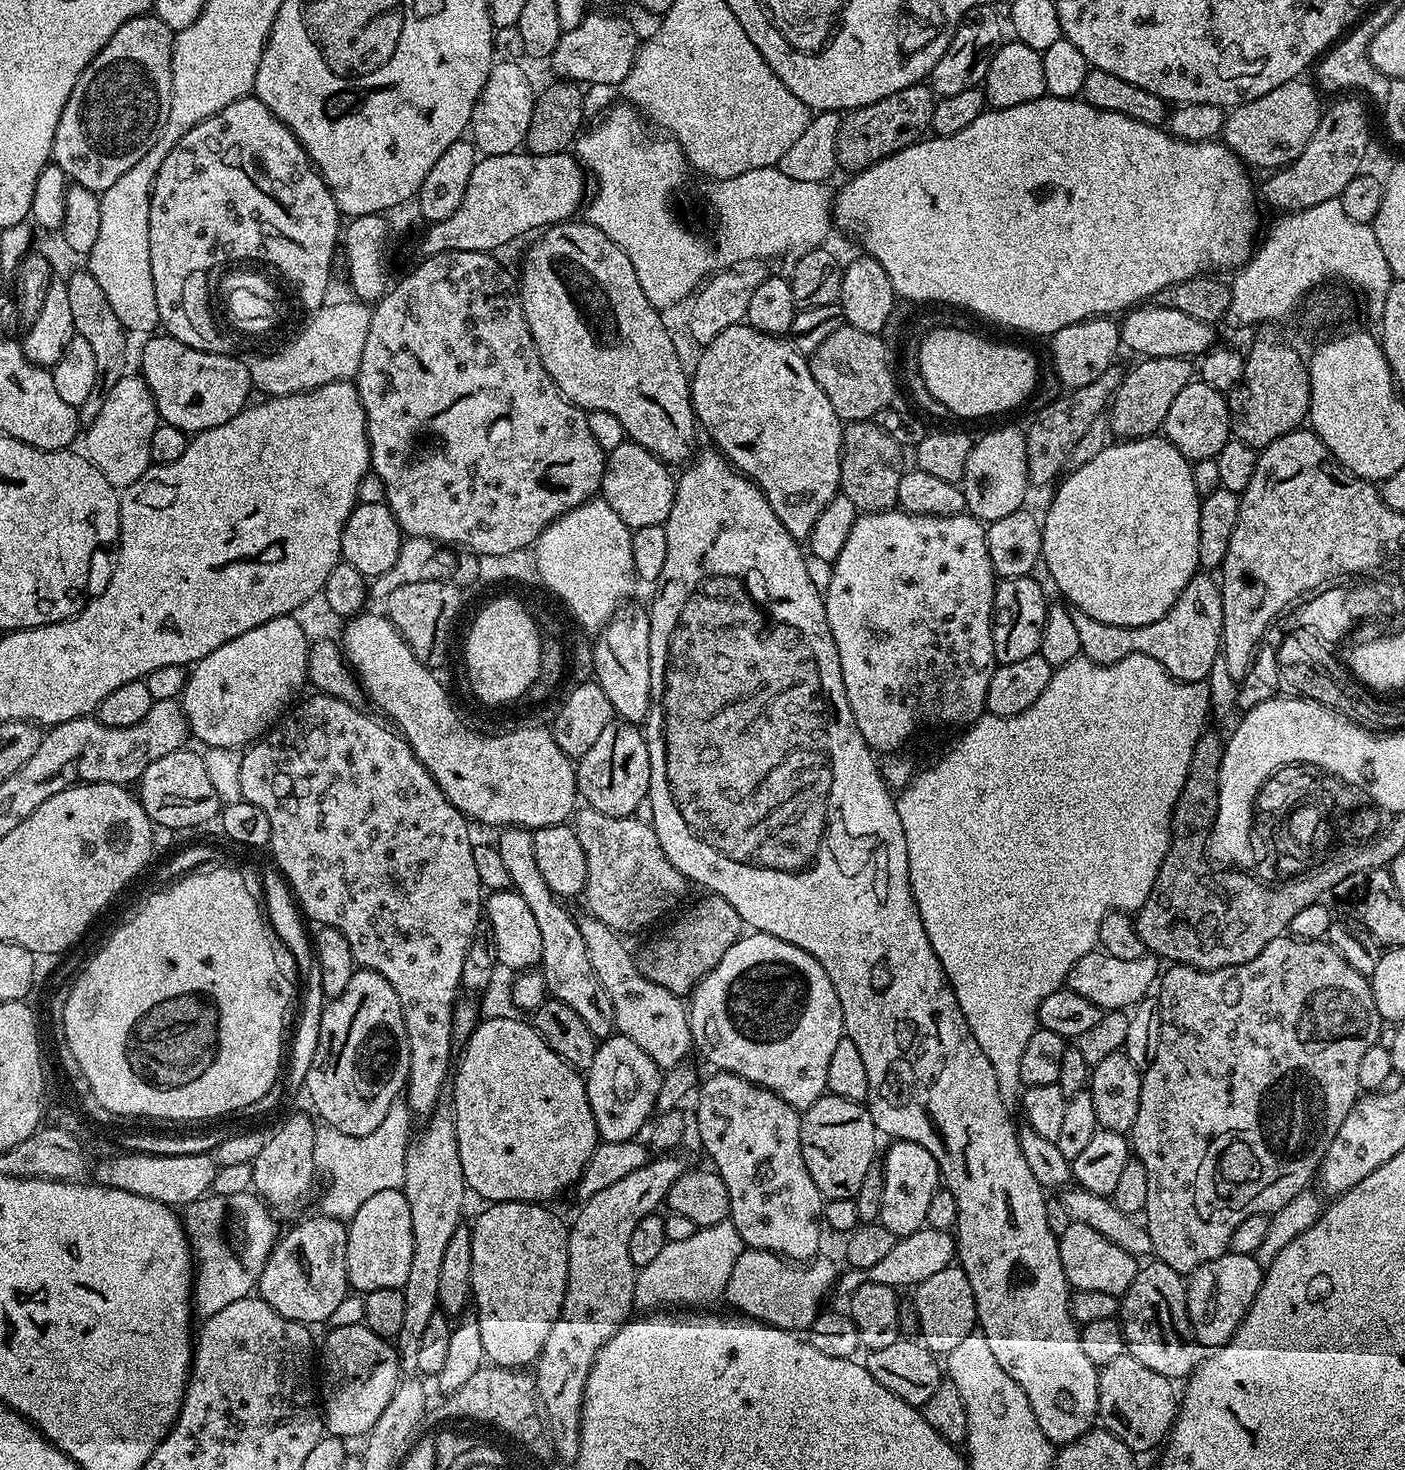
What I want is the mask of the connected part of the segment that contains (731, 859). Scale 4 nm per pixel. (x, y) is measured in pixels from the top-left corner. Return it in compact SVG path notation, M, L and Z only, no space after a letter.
M719 450L711 451L697 451L687 467L681 471L685 472L682 474L679 473L676 482L676 493L674 494L674 506L670 506L670 518L666 518L666 522L663 524L666 530L666 563L662 566L662 574L656 579L654 585L656 593L652 596L652 604L650 603L650 615L648 618L650 622L650 710L648 711L647 718L642 721L642 731L646 746L650 750L648 801L653 806L652 828L658 834L658 842L662 842L662 850L666 854L666 858L670 858L670 862L674 862L674 866L683 874L685 880L691 882L693 885L701 884L702 887L708 888L704 890L707 890L713 896L726 898L726 902L730 902L730 906L734 906L734 910L738 910L738 914L749 929L757 932L765 932L774 938L782 938L782 942L790 942L794 946L806 950L806 954L810 954L815 958L822 966L822 970L826 970L826 974L838 994L838 1002L842 1006L844 1035L847 1039L854 1042L854 1046L858 1046L858 1054L862 1054L862 1063L866 1066L866 1082L868 1083L866 1107L872 1115L872 1121L877 1133L881 1137L888 1136L887 1138L891 1138L892 1140L914 1142L915 1144L922 1145L926 1150L930 1150L930 1154L934 1154L934 1162L938 1162L938 1170L942 1177L943 1187L952 1195L954 1202L958 1206L958 1218L956 1219L954 1229L956 1254L959 1267L963 1268L966 1278L970 1278L970 1286L974 1290L979 1331L984 1333L986 1342L990 1342L990 1350L994 1354L996 1361L1001 1364L1002 1370L1006 1370L1006 1374L1010 1374L1010 1378L1014 1378L1014 1382L1018 1382L1018 1386L1022 1386L1022 1390L1030 1402L1030 1410L1034 1410L1034 1418L1038 1418L1038 1426L1042 1426L1042 1434L1046 1434L1046 1438L1053 1446L1072 1444L1082 1434L1091 1432L1097 1423L1098 1382L1100 1381L1100 1374L1098 1365L1090 1362L1086 1350L1082 1350L1082 1342L1080 1341L1081 1329L1072 1318L1070 1311L1070 1285L1066 1274L1062 1270L1060 1242L1057 1233L1055 1231L1052 1233L1052 1228L1048 1225L1048 1204L1044 1201L1044 1196L1046 1196L1045 1189L1041 1188L1040 1183L1034 1178L1034 1173L1029 1170L1026 1158L1022 1154L1020 1143L1018 1142L1018 1128L1015 1123L1012 1125L1012 1120L1008 1117L1009 1105L1004 1101L1002 1094L998 1090L998 1078L994 1074L994 1066L990 1066L990 1058L986 1058L986 1054L982 1054L982 1050L978 1046L978 1041L974 1038L974 1034L970 1034L970 1026L962 1014L962 1006L958 1006L958 998L954 994L952 984L948 980L948 975L942 970L942 962L938 962L938 954L934 954L934 946L930 946L930 938L926 938L926 926L922 926L922 918L918 914L918 906L914 902L914 894L910 886L908 855L906 854L906 834L902 834L902 818L898 818L896 796L893 789L889 788L887 780L884 779L881 765L879 763L876 765L877 757L874 755L871 746L866 742L866 738L862 738L862 734L854 722L854 714L850 710L850 702L846 698L846 686L842 682L842 666L838 662L838 650L834 646L834 638L832 637L832 631L826 618L824 597L821 589L816 589L816 584L812 581L811 574L808 573L808 564L804 561L805 553L802 551L801 545L797 540L786 530L786 526L782 526L782 522L778 522L778 514L774 514L774 510L770 510L770 502L764 497L759 486L752 480L749 480L747 476L744 476L743 473L737 472L733 468L732 463Z

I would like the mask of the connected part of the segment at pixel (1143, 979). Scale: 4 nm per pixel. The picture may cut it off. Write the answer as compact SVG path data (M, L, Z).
M1093 950L1074 962L1066 988L1074 994L1082 994L1082 998L1090 998L1090 1002L1102 1010L1128 1010L1145 999L1151 988L1153 991L1161 972L1161 961L1151 954L1142 958L1114 958L1109 952Z

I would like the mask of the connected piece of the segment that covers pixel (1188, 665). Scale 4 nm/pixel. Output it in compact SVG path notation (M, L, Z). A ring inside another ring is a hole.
M1197 574L1186 582L1186 590L1158 618L1158 622L1150 622L1146 626L1134 626L1133 628L1119 628L1106 622L1098 622L1098 618L1090 618L1090 614L1073 611L1074 627L1078 633L1078 642L1083 659L1095 664L1113 664L1122 662L1122 658L1130 658L1130 654L1146 654L1146 658L1154 658L1154 662L1161 664L1175 680L1184 680L1187 684L1199 684L1207 681L1212 667L1217 667L1220 655L1220 635L1222 634L1222 594L1217 577L1212 574Z

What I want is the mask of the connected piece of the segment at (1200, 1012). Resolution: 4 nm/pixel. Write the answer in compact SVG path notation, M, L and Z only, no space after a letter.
M1291 934L1274 938L1258 958L1242 962L1238 966L1226 966L1218 970L1202 972L1188 964L1173 963L1163 969L1158 980L1158 999L1160 1002L1160 1021L1162 1038L1158 1042L1158 1054L1142 1072L1142 1094L1138 1098L1138 1118L1130 1133L1130 1148L1135 1159L1146 1170L1146 1206L1142 1216L1150 1234L1152 1252L1155 1259L1161 1260L1175 1272L1191 1274L1195 1268L1211 1260L1217 1260L1229 1251L1228 1243L1237 1226L1250 1214L1268 1216L1280 1212L1286 1202L1298 1193L1305 1191L1308 1184L1317 1179L1320 1164L1330 1142L1342 1130L1346 1114L1355 1106L1362 1089L1358 1082L1358 1065L1361 1064L1366 1050L1381 1043L1380 1027L1382 1021L1378 1006L1374 1002L1369 977L1358 974L1338 950L1323 939L1297 940Z

